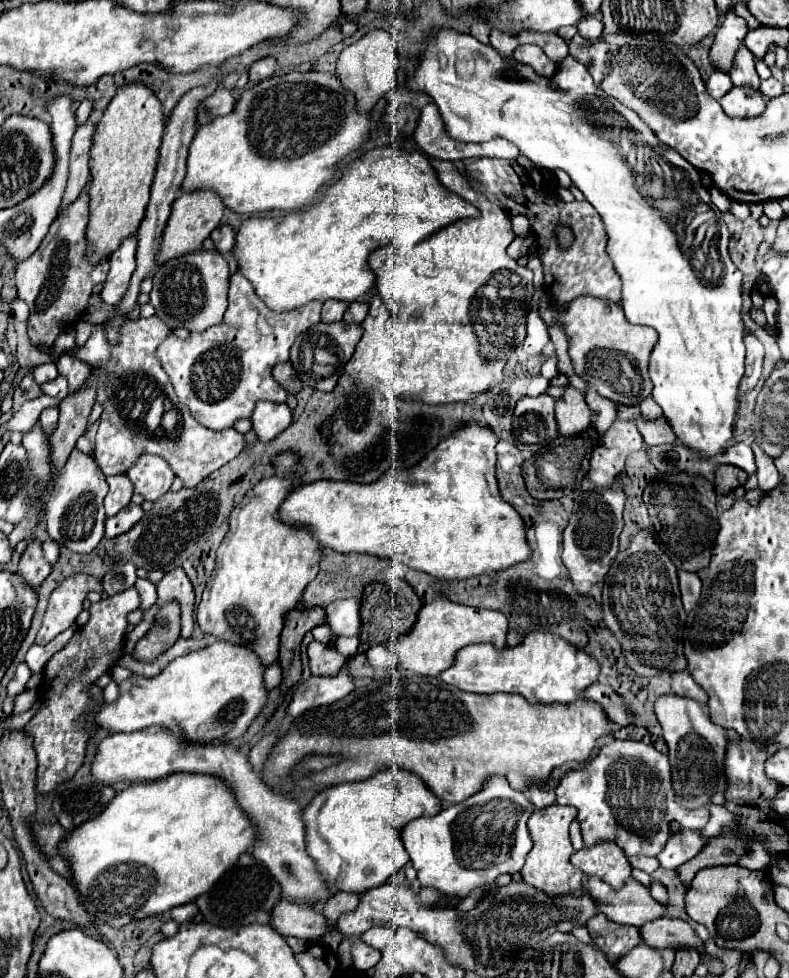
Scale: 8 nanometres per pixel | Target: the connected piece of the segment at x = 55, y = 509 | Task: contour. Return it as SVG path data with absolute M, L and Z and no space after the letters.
M74 449L64 467L58 471L54 479L54 491L44 509L44 521L50 537L70 551L92 553L98 547L100 539L104 537L106 491L108 483L98 463L90 455L84 455L82 451Z

